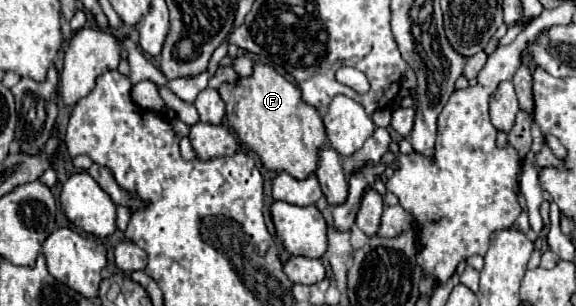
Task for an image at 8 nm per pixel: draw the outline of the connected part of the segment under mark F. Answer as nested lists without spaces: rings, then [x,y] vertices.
[[[255,64],[251,78],[239,78],[237,84],[223,84],[219,94],[227,106],[229,126],[261,158],[267,170],[287,172],[297,180],[305,180],[305,176],[317,170],[319,152],[327,146],[323,120],[313,106],[301,100],[301,90],[275,68]]]

